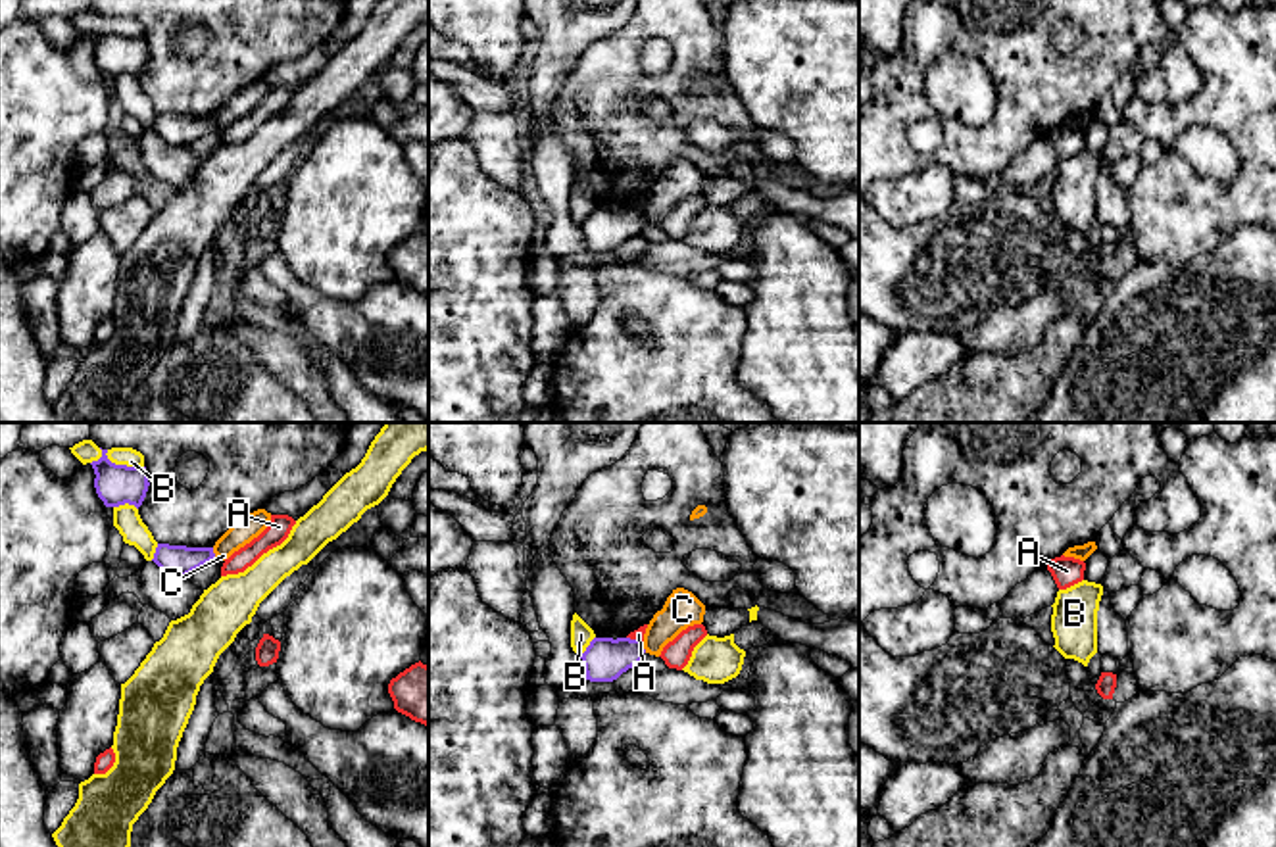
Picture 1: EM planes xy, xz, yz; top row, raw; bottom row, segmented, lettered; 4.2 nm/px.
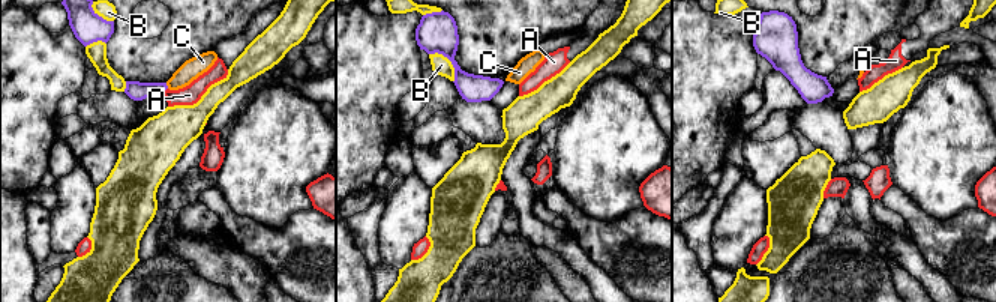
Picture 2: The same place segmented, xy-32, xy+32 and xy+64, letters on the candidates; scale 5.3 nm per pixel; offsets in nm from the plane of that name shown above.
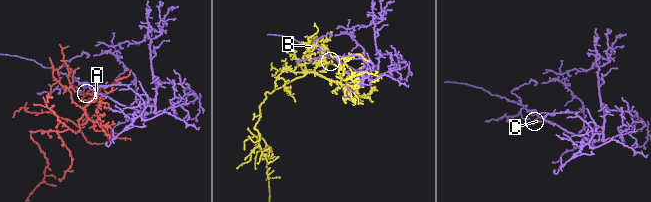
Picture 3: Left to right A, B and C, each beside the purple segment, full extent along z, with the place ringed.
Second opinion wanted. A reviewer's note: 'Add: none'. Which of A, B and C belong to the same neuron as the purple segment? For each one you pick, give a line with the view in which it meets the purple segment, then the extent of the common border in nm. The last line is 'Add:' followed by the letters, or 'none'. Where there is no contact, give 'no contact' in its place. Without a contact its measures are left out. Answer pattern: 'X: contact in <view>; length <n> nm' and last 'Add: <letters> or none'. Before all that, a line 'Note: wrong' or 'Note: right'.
Note: right
Add: none

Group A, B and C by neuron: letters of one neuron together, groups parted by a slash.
A / B / C

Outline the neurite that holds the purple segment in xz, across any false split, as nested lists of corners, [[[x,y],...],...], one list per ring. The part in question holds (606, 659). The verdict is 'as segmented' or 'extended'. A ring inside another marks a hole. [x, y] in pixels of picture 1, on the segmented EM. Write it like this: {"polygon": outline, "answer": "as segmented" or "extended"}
{"polygon": [[[594,638],[580,655],[586,680],[613,682],[628,668],[640,665],[646,649],[640,640],[630,638]]], "answer": "as segmented"}

